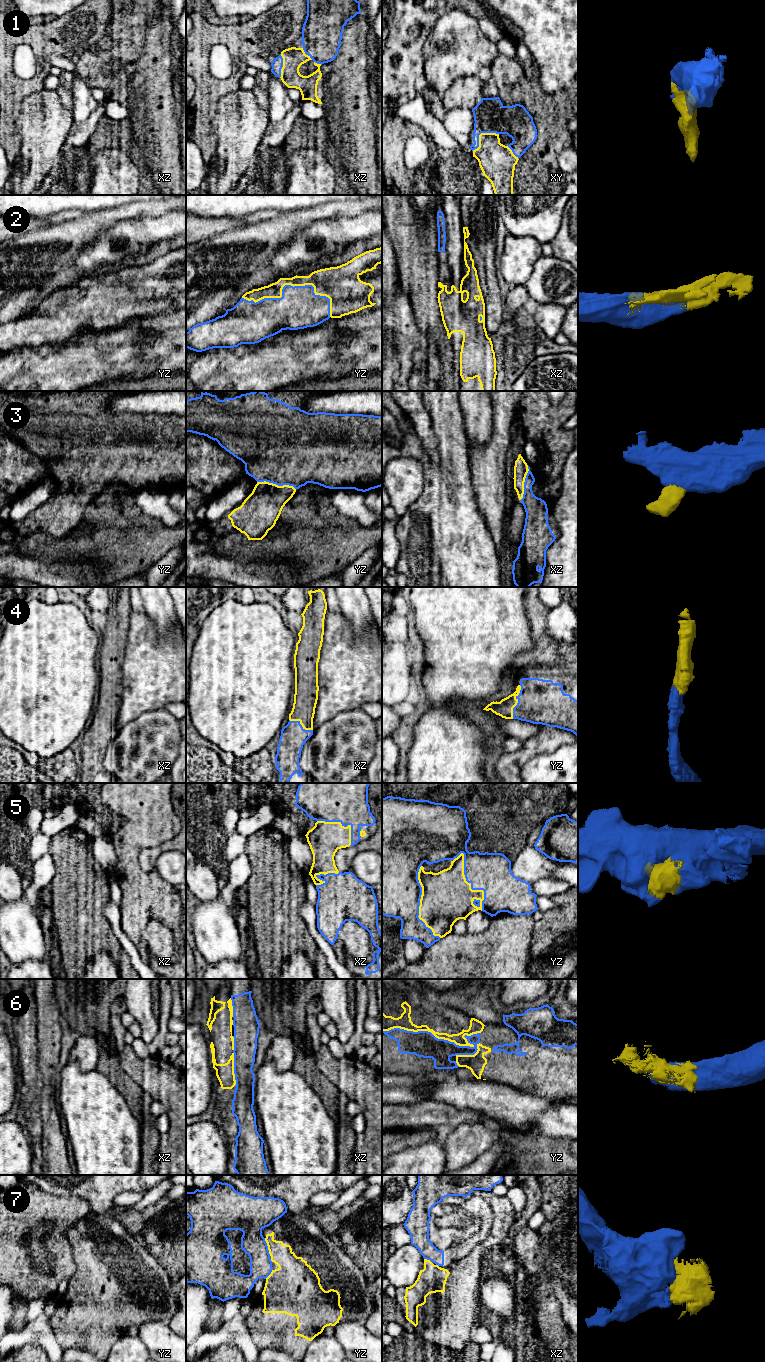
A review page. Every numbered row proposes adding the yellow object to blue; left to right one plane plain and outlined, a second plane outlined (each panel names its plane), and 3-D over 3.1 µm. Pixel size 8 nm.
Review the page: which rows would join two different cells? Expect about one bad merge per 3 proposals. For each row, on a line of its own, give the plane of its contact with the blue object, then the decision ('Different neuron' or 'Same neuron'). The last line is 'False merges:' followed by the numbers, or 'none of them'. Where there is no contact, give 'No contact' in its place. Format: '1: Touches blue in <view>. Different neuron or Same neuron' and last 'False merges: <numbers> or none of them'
1: Touches blue in xy. Same neuron
2: Touches blue in yz. Same neuron
3: Touches blue in yz. Same neuron
4: Touches blue in yz. Same neuron
5: Touches blue in yz. Same neuron
6: Touches blue in yz. Different neuron
7: Touches blue in yz. Different neuron
False merges: 6, 7

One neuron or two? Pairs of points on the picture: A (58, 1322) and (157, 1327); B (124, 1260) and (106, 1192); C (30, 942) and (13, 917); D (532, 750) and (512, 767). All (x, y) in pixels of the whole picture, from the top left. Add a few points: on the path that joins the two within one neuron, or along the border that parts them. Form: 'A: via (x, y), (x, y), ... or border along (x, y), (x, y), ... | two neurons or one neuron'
A: border along (143, 1322), (138, 1326) | two neurons
B: border along (91, 1211), (100, 1213) | two neurons
C: via (25, 936), (25, 929), (19, 923) | one neuron
D: via (526, 752), (515, 761) | one neuron

